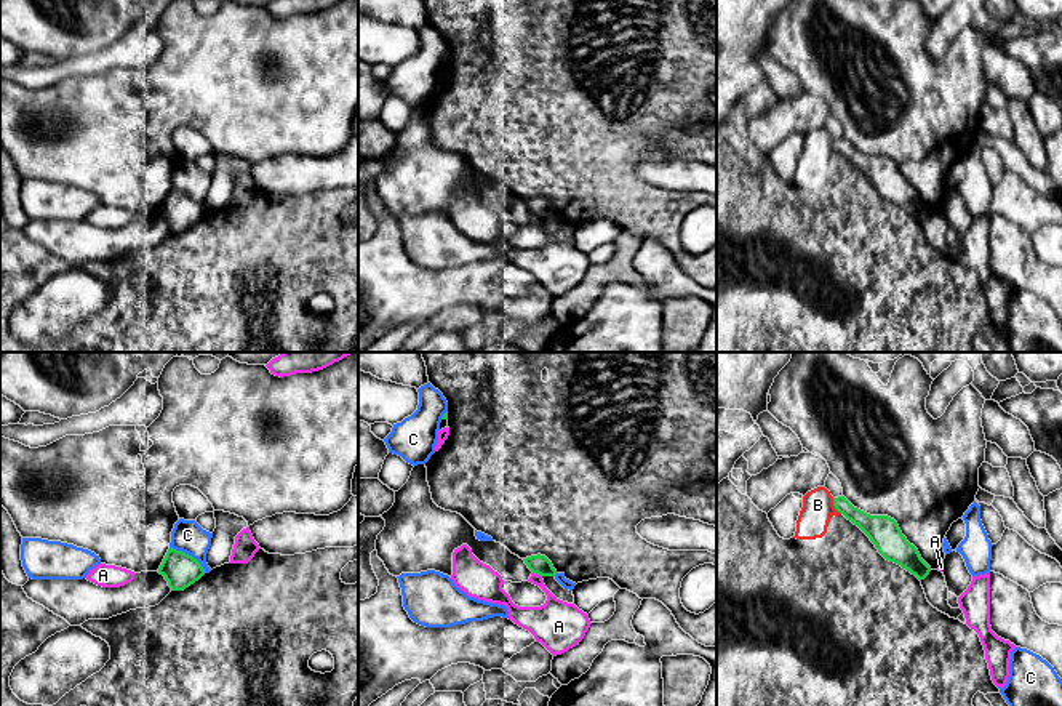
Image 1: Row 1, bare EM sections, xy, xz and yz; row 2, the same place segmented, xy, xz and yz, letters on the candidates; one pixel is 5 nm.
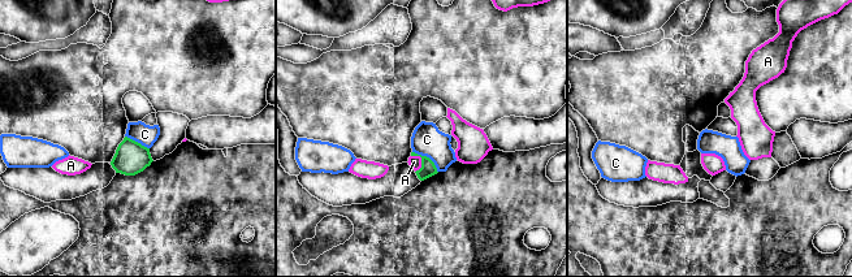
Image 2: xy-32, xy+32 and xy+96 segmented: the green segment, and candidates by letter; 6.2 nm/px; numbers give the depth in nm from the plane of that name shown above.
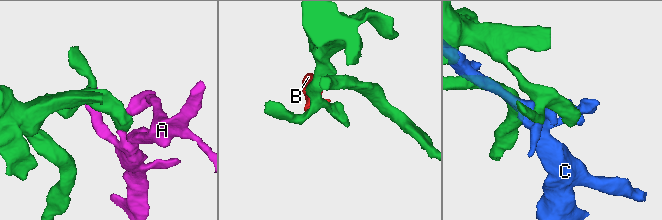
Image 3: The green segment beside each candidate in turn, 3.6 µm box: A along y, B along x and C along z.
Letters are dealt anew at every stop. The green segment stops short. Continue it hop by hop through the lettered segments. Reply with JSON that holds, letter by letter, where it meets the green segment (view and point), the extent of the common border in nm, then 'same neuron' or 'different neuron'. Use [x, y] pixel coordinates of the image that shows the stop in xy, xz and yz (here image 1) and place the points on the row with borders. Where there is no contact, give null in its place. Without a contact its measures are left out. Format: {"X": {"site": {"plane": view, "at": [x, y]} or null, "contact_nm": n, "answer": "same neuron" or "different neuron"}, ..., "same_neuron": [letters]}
{"A": {"site": {"plane": "xz", "at": [538, 573]}, "contact_nm": 50, "answer": "different neuron"}, "B": {"site": {"plane": "yz", "at": [834, 505]}, "contact_nm": 90, "answer": "different neuron"}, "C": {"site": {"plane": "xy", "at": [187, 554]}, "contact_nm": 220, "answer": "different neuron"}, "same_neuron": []}

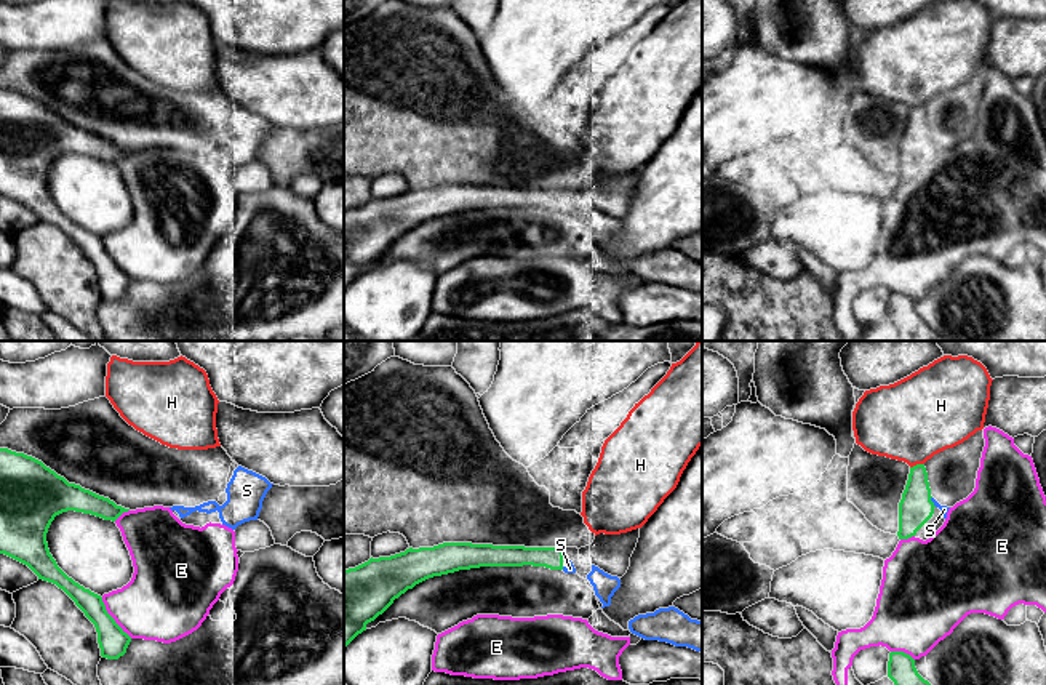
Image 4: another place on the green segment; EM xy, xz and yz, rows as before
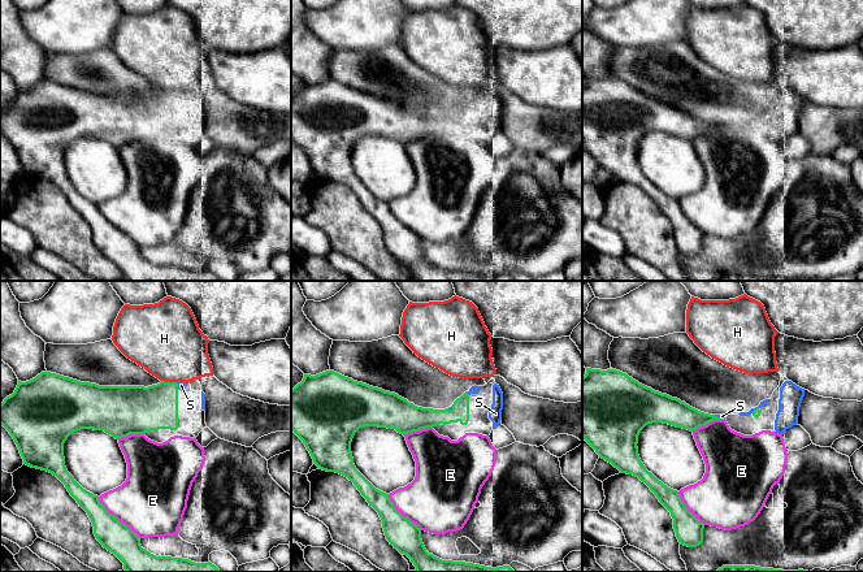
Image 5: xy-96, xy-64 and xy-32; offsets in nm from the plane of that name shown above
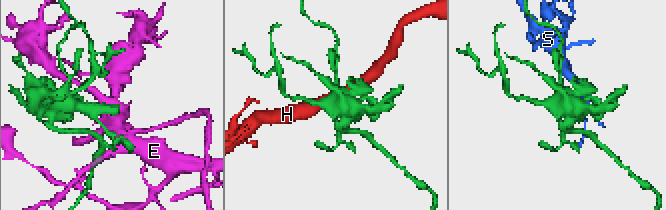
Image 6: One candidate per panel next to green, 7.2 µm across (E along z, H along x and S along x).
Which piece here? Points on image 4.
{"E": {"site": {"plane": "xy", "at": [112, 618]}, "contact_nm": 260, "answer": "different neuron"}, "H": {"site": {"plane": "yz", "at": [917, 464]}, "contact_nm": 80, "answer": "different neuron"}, "S": {"site": {"plane": "yz", "at": [931, 501]}, "contact_nm": 60, "answer": "same neuron"}, "same_neuron": ["S"]}

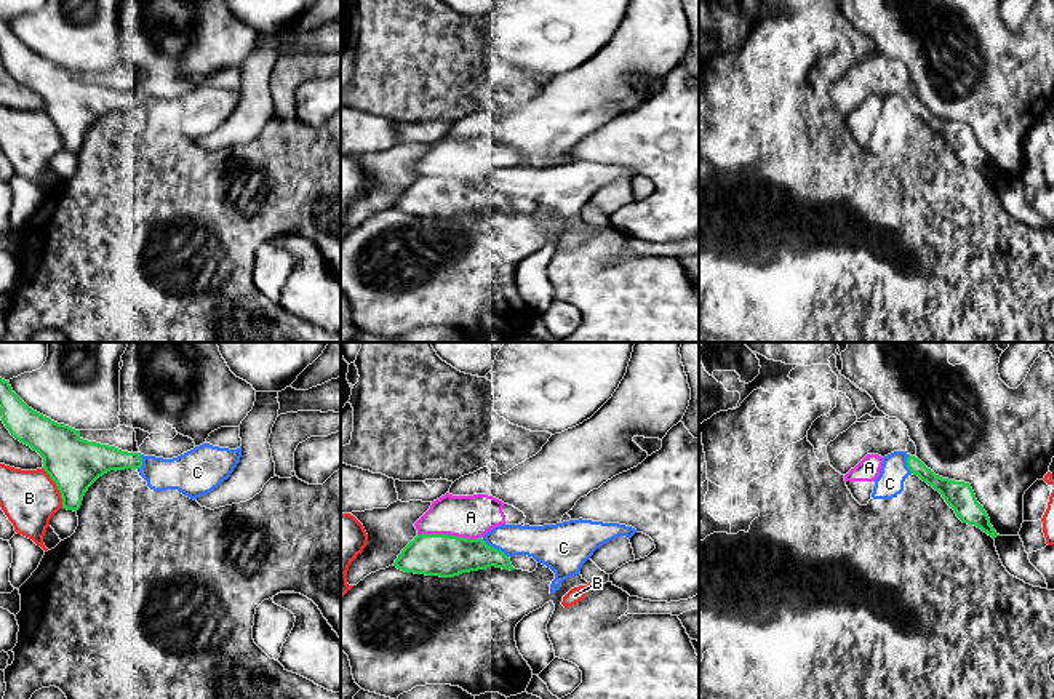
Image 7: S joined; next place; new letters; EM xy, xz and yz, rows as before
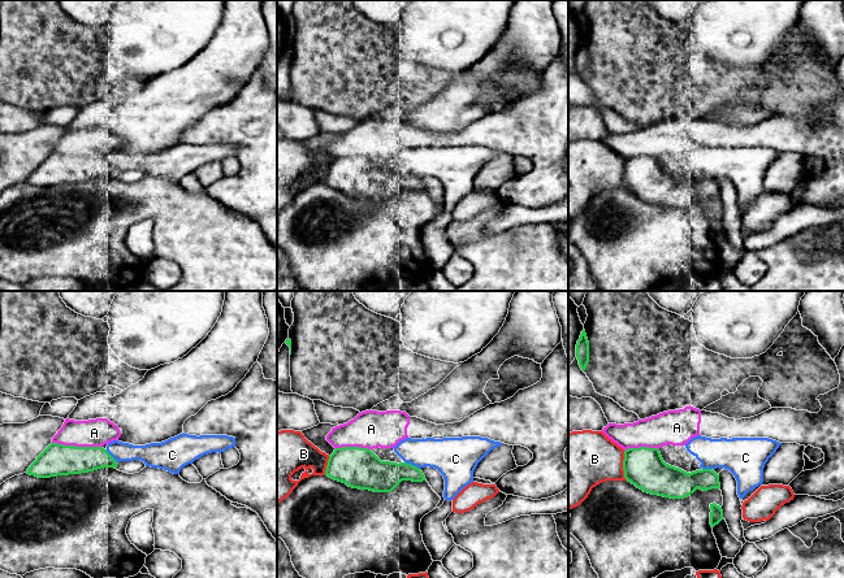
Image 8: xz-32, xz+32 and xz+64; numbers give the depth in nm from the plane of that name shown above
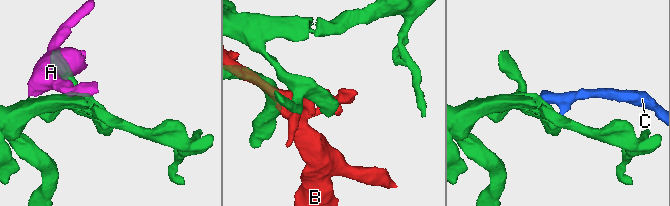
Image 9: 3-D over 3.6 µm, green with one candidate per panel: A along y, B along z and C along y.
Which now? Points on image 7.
{"A": {"site": {"plane": "xz", "at": [448, 535]}, "contact_nm": 320, "answer": "different neuron"}, "B": {"site": {"plane": "xy", "at": [58, 488]}, "contact_nm": 220, "answer": "different neuron"}, "C": {"site": {"plane": "xz", "at": [493, 547]}, "contact_nm": 160, "answer": "different neuron"}, "same_neuron": []}

